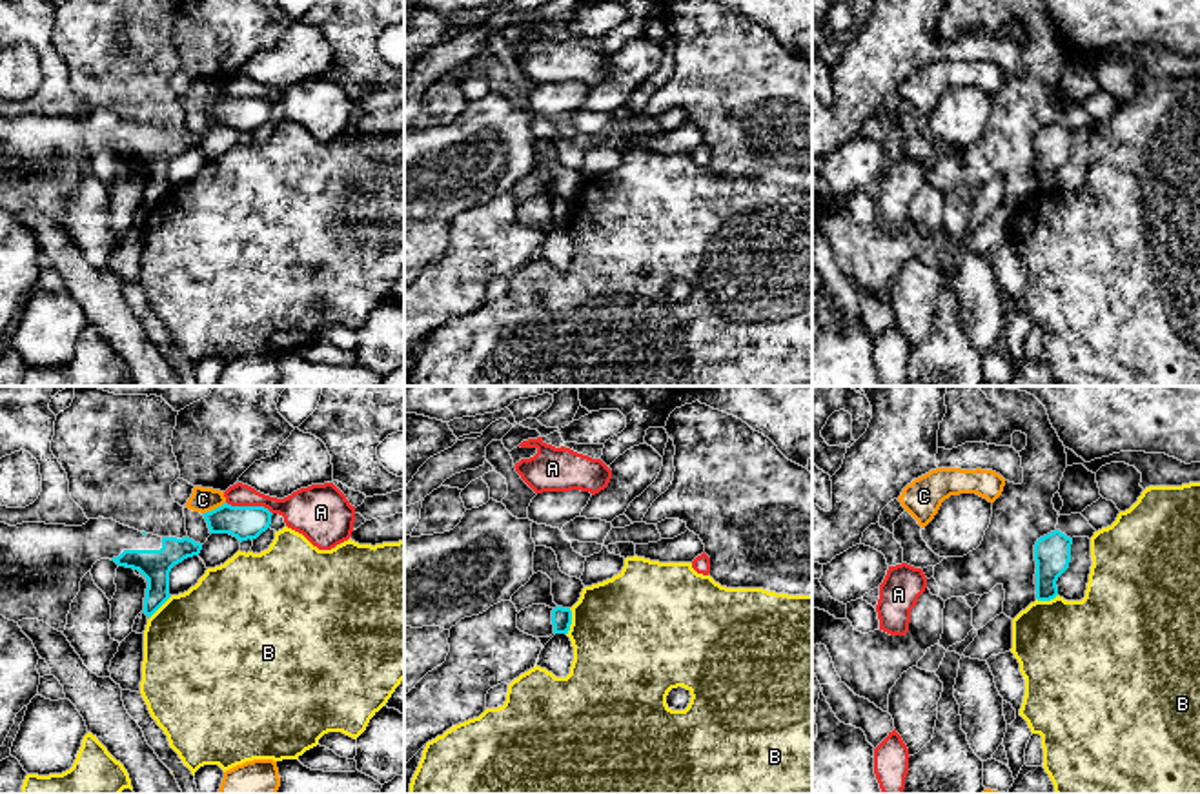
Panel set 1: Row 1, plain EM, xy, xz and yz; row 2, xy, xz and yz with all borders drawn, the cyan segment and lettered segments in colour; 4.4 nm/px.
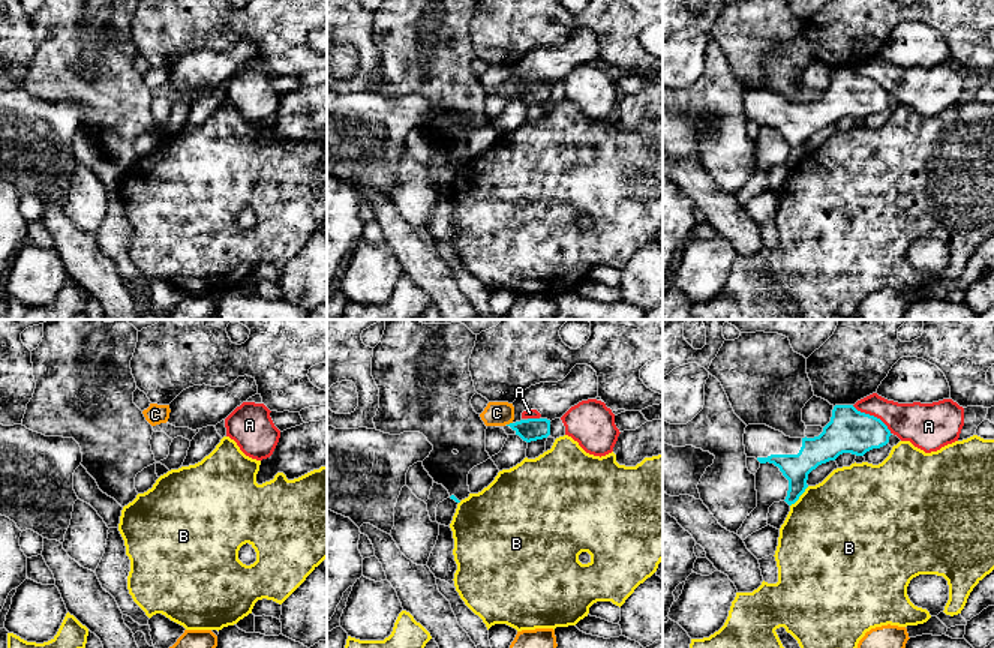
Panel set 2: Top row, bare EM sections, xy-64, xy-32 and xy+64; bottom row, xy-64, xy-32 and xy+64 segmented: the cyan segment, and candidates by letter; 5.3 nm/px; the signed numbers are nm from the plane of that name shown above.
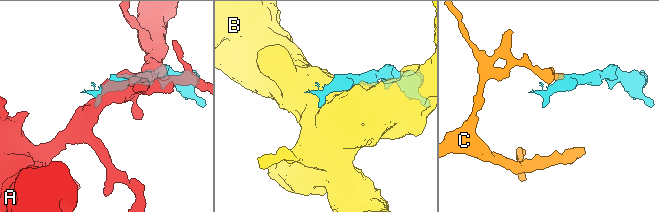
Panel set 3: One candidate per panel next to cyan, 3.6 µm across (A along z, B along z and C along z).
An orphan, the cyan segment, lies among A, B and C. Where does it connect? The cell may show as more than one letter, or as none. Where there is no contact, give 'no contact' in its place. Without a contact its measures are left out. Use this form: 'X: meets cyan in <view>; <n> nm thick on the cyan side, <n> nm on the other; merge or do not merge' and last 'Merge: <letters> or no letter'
A: meets cyan in xy; 150 nm thick on the cyan side, 200 nm on the other; do not merge
B: meets cyan in xz; 100 nm thick on the cyan side, 480 nm on the other; do not merge
C: meets cyan in xy; 150 nm thick on the cyan side, 110 nm on the other; do not merge
Merge: no letter

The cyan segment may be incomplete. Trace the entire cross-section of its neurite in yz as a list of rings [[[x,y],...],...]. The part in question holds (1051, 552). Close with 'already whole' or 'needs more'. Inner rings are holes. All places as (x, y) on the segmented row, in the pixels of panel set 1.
[[[1054,530],[1034,545],[1036,599],[1051,601],[1058,596],[1056,581],[1069,568],[1073,539]]]; already whole

